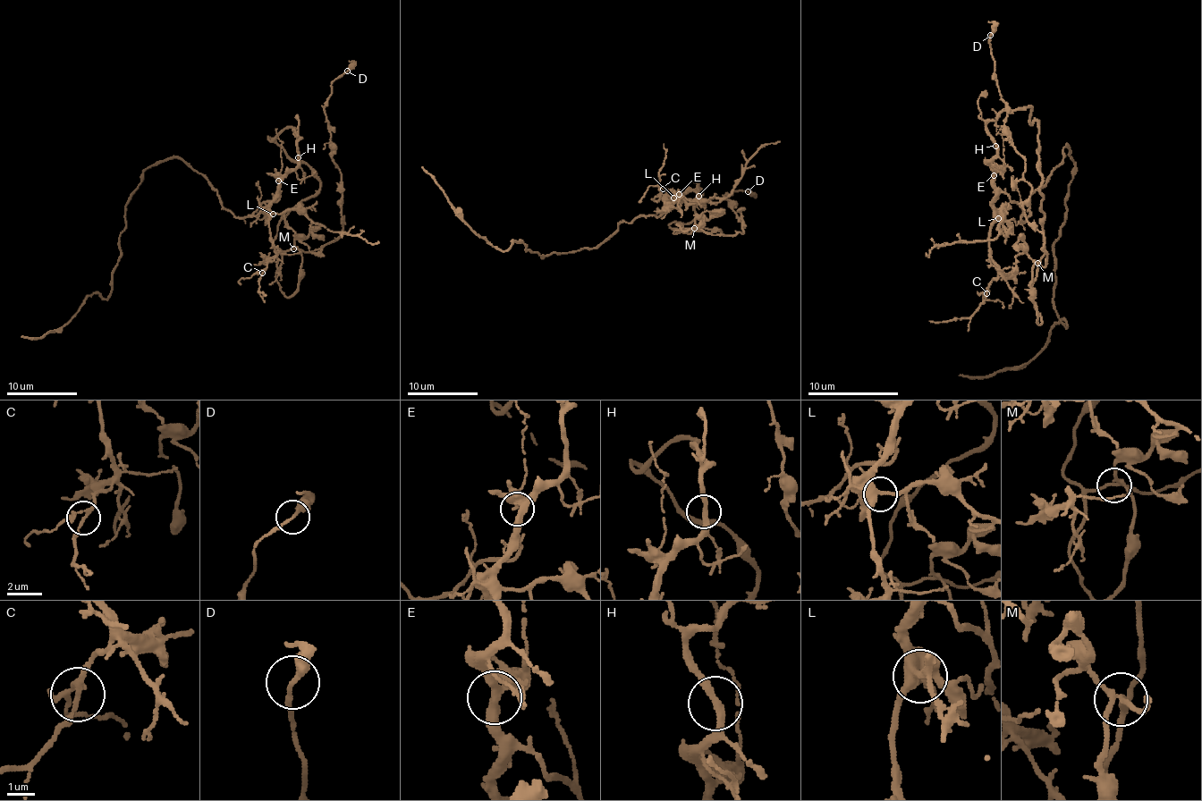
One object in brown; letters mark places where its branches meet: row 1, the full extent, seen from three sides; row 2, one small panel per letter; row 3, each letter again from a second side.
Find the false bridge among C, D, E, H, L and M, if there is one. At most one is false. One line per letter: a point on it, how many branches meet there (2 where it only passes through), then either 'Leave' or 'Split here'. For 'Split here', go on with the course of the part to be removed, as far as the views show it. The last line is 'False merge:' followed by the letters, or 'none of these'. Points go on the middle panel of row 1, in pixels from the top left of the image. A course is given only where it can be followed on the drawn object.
C: Place: (663, 189). Branches: 3. Leave
D: Place: (748, 191). Branches: 2. Leave
E: Place: (679, 194). Branches: 4. Leave
H: Place: (698, 196). Branches: 2. Leave
L: Place: (673, 198). Branches: 3. Leave
M: Place: (694, 228). Branches: 4. Leave
False merge: none of these

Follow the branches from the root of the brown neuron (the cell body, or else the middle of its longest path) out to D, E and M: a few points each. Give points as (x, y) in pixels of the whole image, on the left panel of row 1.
D: (300, 155), (292, 127), (269, 138), (319, 182), (273, 244), (316, 251), (342, 230), (325, 106), (347, 71)
E: (300, 155), (300, 163), (278, 181)
M: (300, 155), (301, 138), (292, 127), (269, 138), (303, 161), (319, 182), (278, 224), (273, 244), (294, 249)

